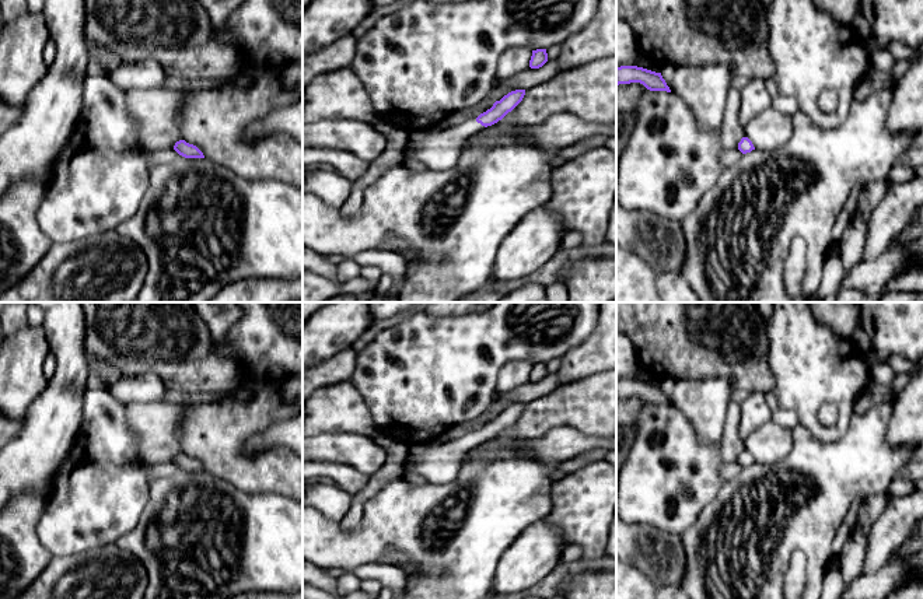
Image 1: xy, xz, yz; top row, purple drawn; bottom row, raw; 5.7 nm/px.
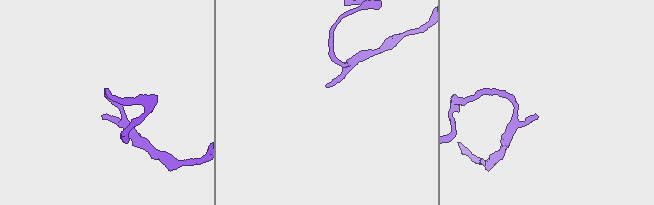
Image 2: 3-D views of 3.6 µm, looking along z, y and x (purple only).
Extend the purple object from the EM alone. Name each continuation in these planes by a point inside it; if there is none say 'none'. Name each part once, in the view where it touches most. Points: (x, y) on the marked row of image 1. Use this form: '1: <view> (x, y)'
1: xz (439, 150)

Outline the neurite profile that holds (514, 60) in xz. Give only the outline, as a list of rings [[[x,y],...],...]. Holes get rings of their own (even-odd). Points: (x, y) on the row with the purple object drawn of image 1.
[[[511,48],[507,49],[497,60],[496,78],[506,81],[513,76],[529,69],[532,49],[529,48]]]

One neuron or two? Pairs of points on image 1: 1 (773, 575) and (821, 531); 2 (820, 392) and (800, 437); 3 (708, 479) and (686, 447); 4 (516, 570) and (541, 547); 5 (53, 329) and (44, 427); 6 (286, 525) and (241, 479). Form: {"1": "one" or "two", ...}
{"1": "one", "2": "two", "3": "one", "4": "one", "5": "one", "6": "two"}

